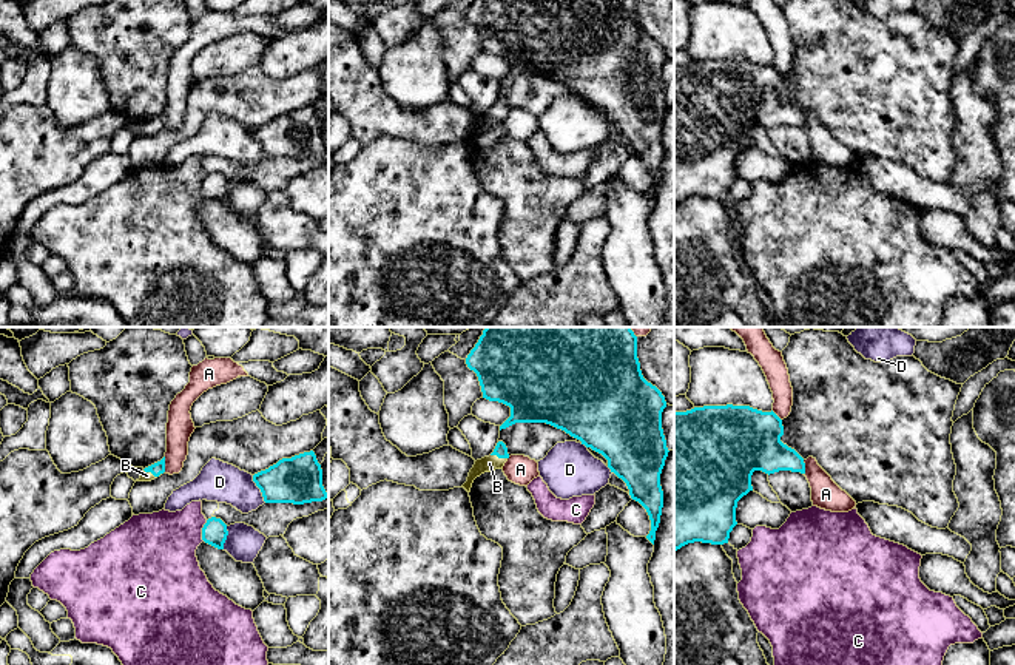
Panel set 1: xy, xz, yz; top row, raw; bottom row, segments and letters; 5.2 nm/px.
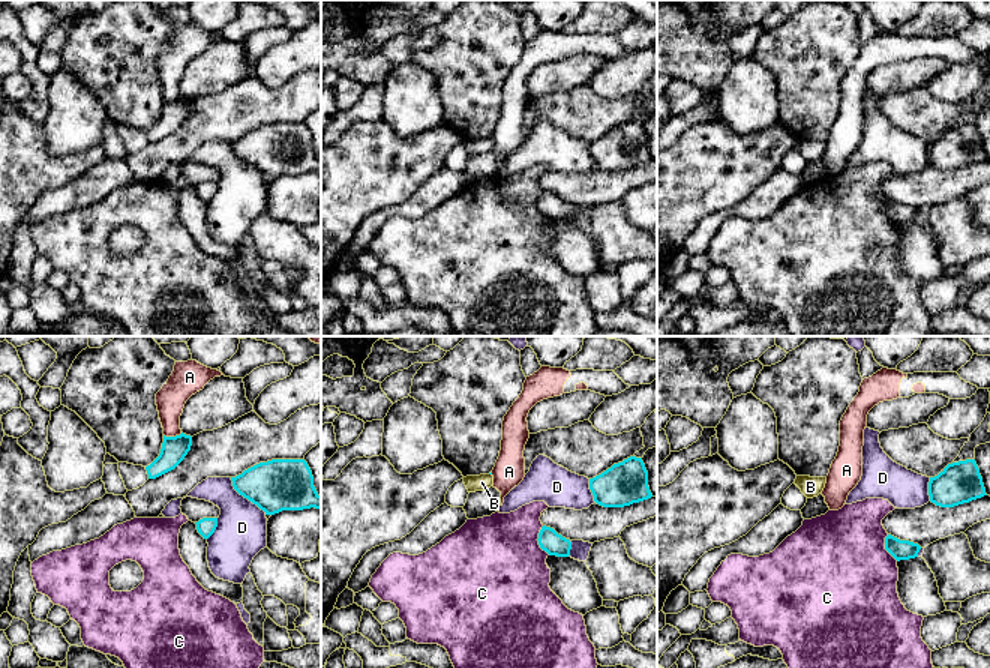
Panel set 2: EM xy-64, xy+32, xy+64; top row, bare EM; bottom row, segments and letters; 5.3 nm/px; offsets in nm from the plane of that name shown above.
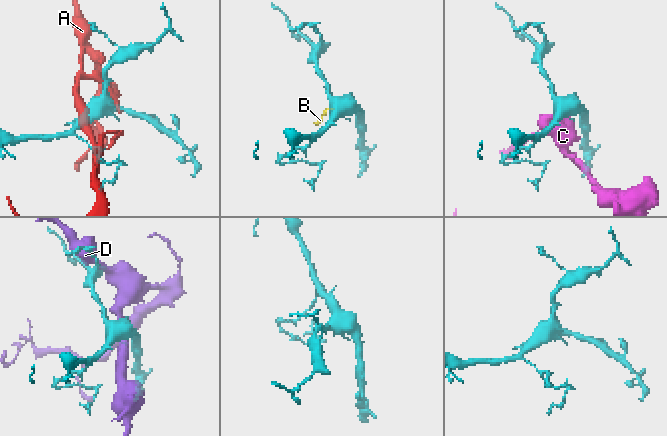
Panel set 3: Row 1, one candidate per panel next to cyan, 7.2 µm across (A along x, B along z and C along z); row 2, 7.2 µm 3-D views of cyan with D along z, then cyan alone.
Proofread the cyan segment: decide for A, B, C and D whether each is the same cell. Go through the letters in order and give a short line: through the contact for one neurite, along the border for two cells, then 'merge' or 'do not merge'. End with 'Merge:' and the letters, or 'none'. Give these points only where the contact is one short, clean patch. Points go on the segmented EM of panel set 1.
A: do not merge
B: line xz (500, 451), (499, 457), (489, 463); merge
C: line xy (207, 520), (202, 528), (202, 540); do not merge
D: do not merge
Merge: B

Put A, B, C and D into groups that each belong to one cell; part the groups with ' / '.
A / B / C / D

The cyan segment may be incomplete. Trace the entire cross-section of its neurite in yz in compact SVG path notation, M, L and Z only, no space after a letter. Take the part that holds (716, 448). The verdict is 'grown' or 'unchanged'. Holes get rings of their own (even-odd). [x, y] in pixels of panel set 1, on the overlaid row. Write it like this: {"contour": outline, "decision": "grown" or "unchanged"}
{"contour": "M703 406L674 412L674 551L694 542L723 545L737 525L737 501L753 491L754 471L805 474L804 458L781 441L782 420L750 406Z", "decision": "unchanged"}

